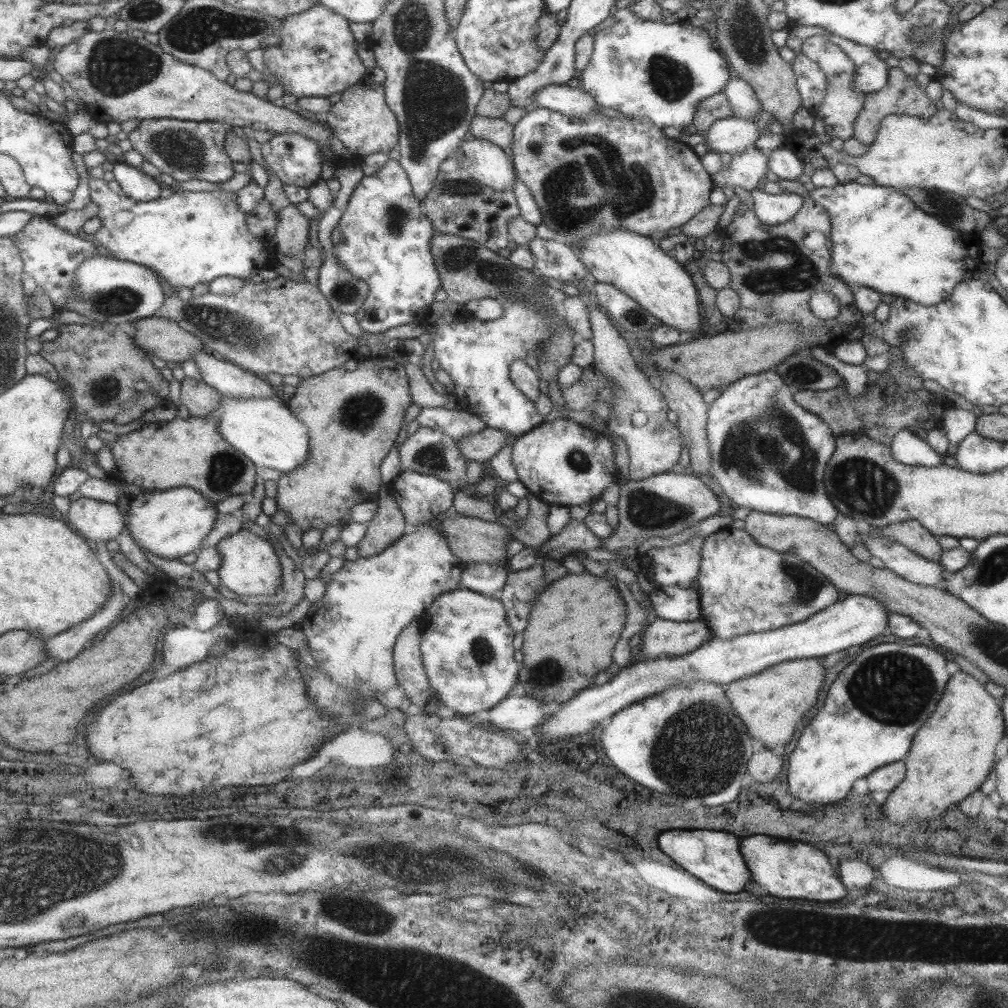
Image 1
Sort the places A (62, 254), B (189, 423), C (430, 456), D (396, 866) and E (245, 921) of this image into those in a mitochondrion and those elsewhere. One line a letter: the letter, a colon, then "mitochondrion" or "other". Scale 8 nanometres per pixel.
A: other
B: other
C: mitochondrion
D: mitochondrion
E: mitochondrion

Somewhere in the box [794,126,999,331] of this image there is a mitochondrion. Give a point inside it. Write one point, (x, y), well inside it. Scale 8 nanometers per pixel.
(944, 208)

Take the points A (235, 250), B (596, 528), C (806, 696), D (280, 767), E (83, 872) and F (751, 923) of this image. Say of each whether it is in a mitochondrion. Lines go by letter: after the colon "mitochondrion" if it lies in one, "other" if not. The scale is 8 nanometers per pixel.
A: other
B: other
C: other
D: other
E: mitochondrion
F: mitochondrion

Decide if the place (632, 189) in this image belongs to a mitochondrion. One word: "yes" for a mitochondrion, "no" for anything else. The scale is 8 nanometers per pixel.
yes

